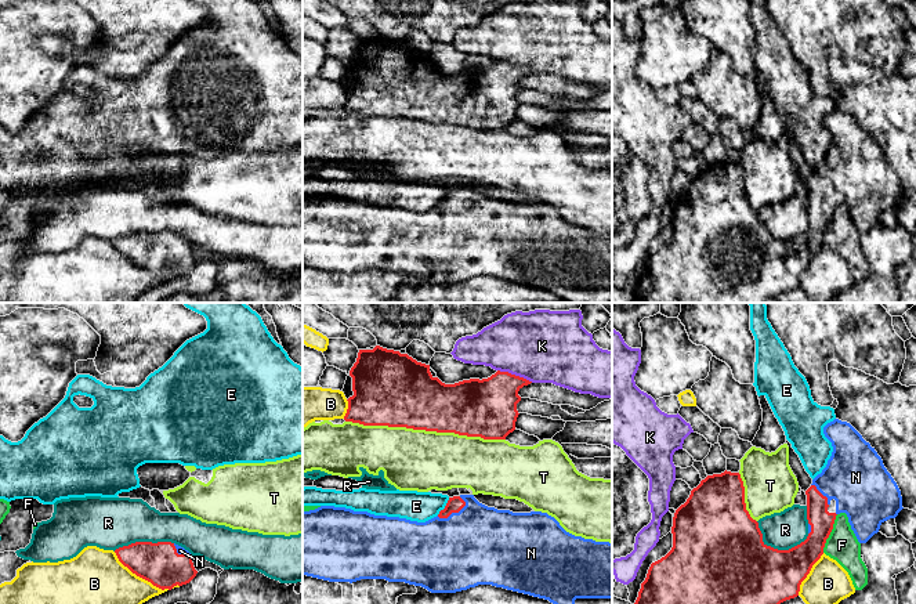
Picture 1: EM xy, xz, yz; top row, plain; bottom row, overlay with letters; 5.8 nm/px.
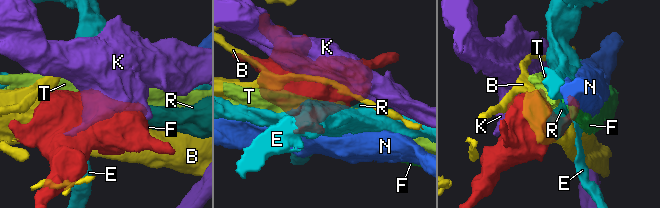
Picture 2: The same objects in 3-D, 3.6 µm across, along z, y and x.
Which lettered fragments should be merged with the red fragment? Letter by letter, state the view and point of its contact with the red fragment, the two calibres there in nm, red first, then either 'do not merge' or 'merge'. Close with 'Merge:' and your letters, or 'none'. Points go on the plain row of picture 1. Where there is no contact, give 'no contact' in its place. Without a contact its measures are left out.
B: meets red in xy at (140, 267); 240 nm thick on the red side, 440 nm on the other; do not merge
E: meets red in xz at (445, 196); 90 nm thick on the red side, 180 nm on the other; do not merge
F: meets red in yz at (829, 224); 180 nm thick on the red side, 190 nm on the other; do not merge
K: meets red in xz at (514, 65); 340 nm thick on the red side, 420 nm on the other; do not merge
N: meets red in xz at (452, 202); 90 nm thick on the red side, 460 nm on the other; merge
R: meets red in yz at (777, 239); 460 nm thick on the red side, 220 nm on the other; do not merge
T: meets red in xz at (426, 120); 380 nm thick on the red side, 360 nm on the other; do not merge
Merge: N

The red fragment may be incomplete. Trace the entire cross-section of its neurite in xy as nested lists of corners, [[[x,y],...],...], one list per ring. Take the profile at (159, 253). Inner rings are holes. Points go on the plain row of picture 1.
[[[135,232],[115,243],[133,264],[162,281],[187,275],[198,264],[192,245],[171,232]]]

